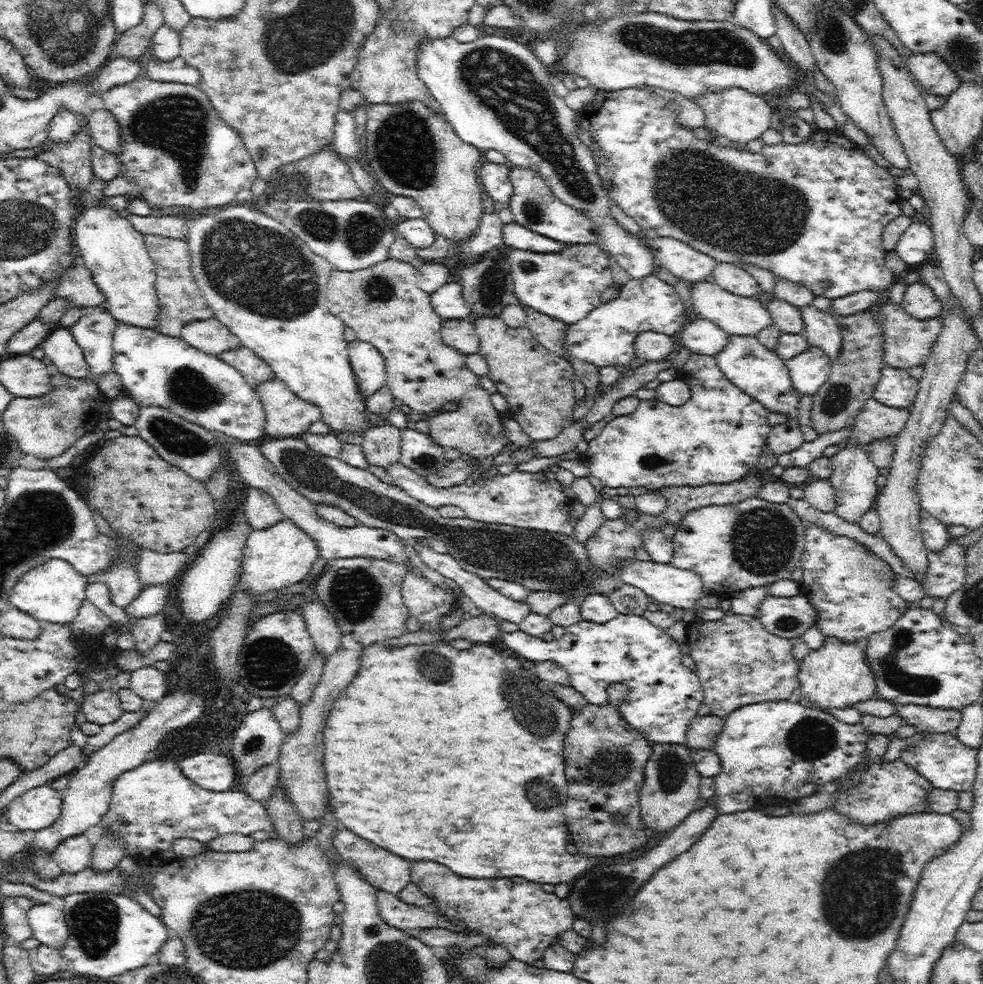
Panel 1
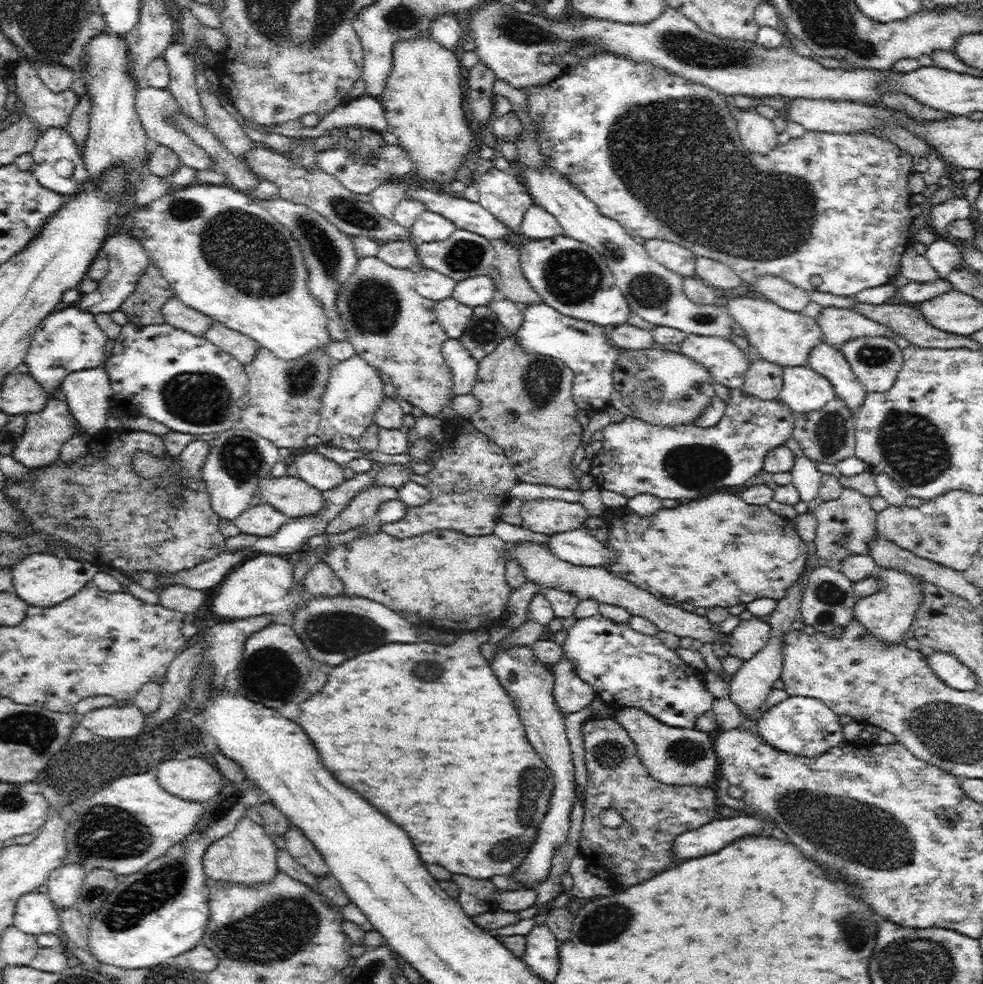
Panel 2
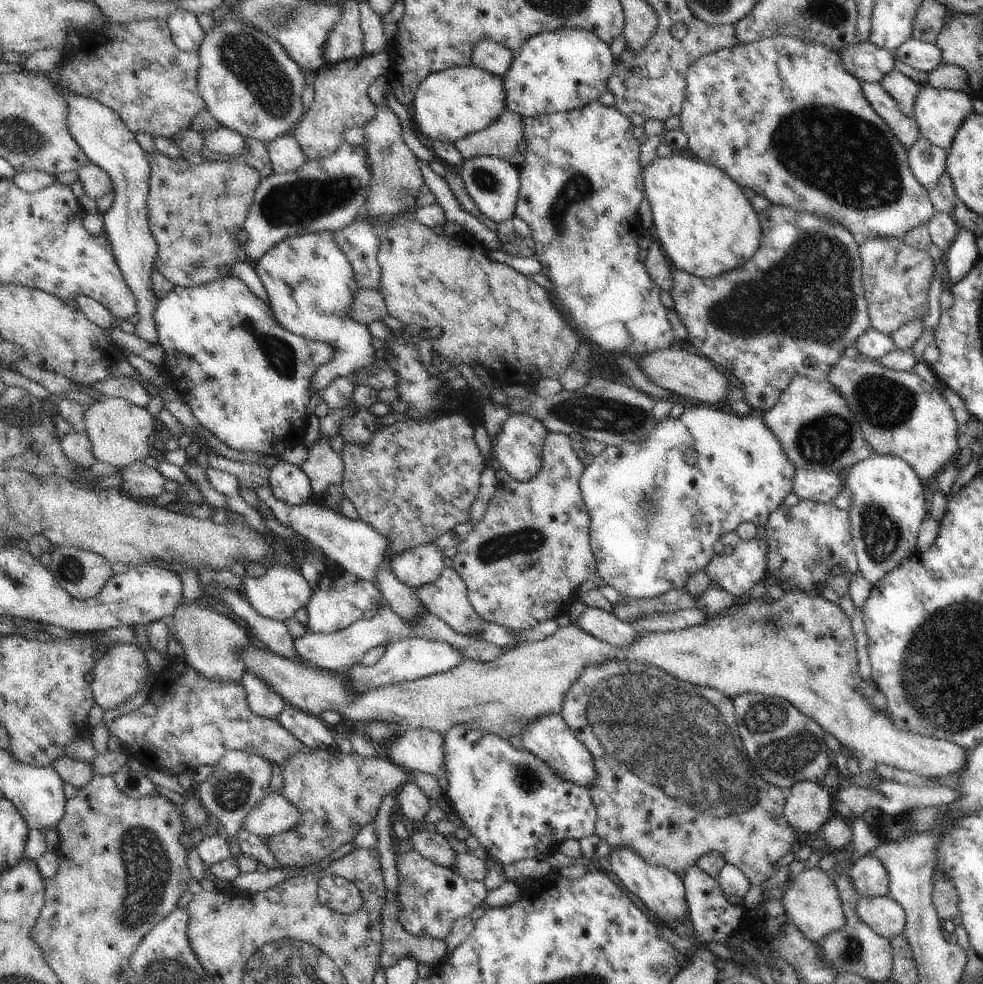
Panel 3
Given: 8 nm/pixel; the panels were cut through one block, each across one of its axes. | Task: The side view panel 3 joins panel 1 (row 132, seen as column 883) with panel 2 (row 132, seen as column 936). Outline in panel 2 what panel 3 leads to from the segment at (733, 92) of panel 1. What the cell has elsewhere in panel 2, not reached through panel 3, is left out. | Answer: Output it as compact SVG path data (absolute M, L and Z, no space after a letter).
M756 108L740 112L740 116L736 116L736 122L738 122L742 144L750 152L768 154L770 150L780 146L776 140L778 134L774 130L774 122L770 118L764 118Z

